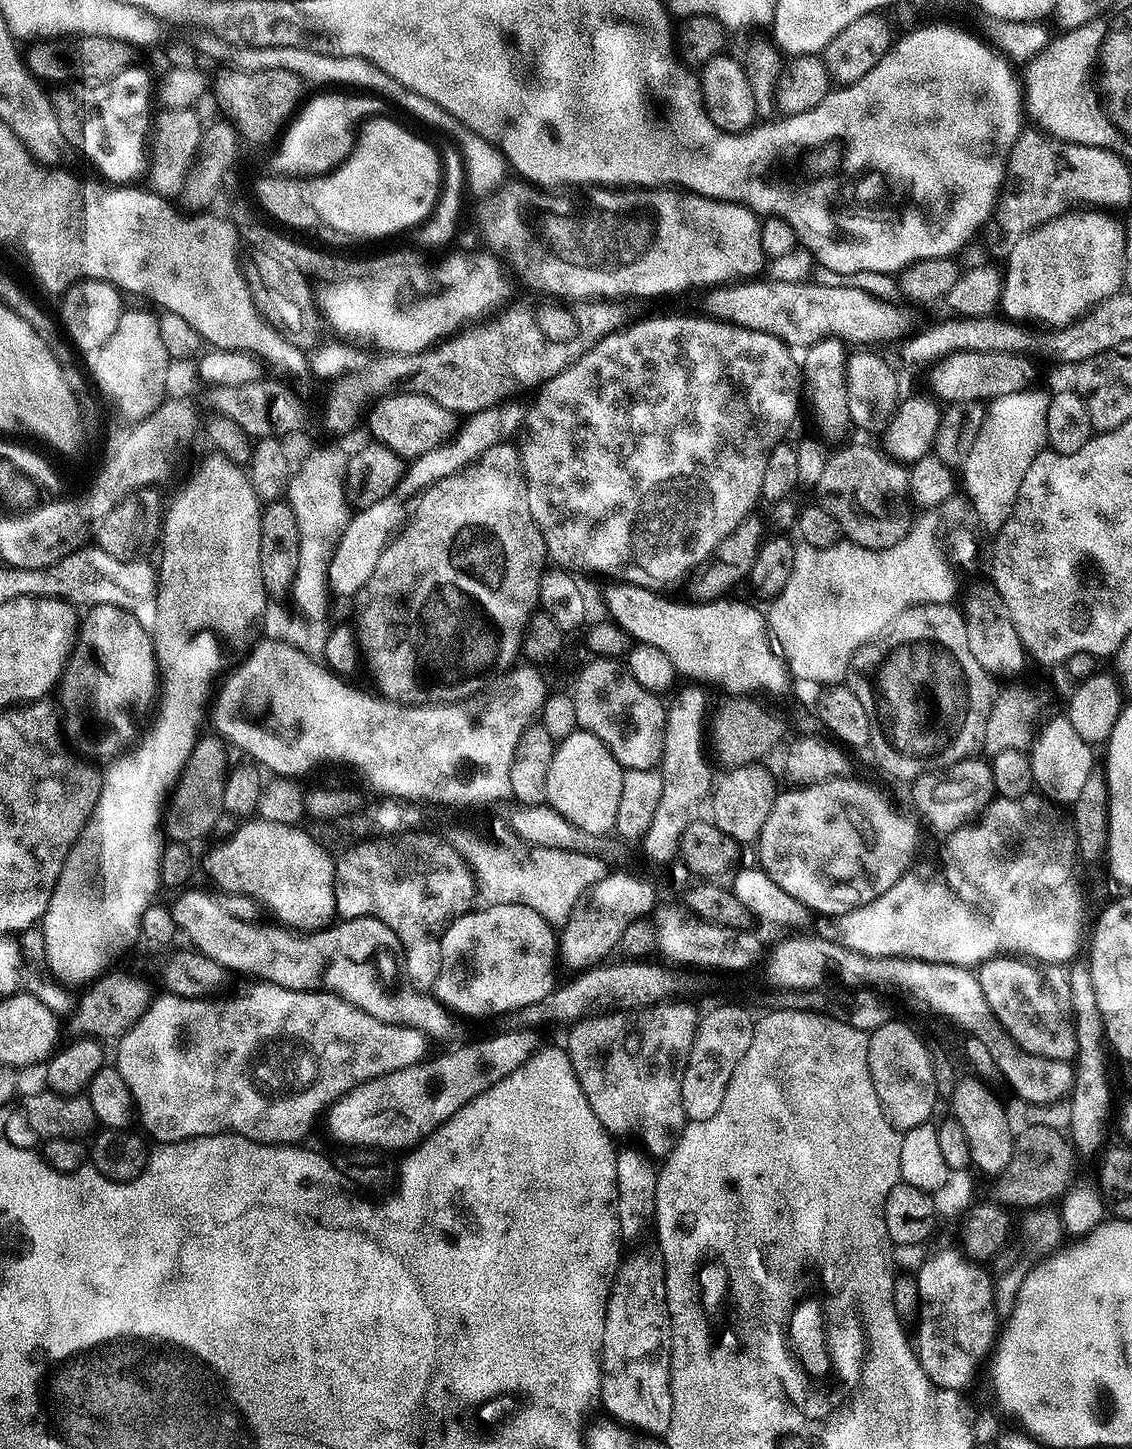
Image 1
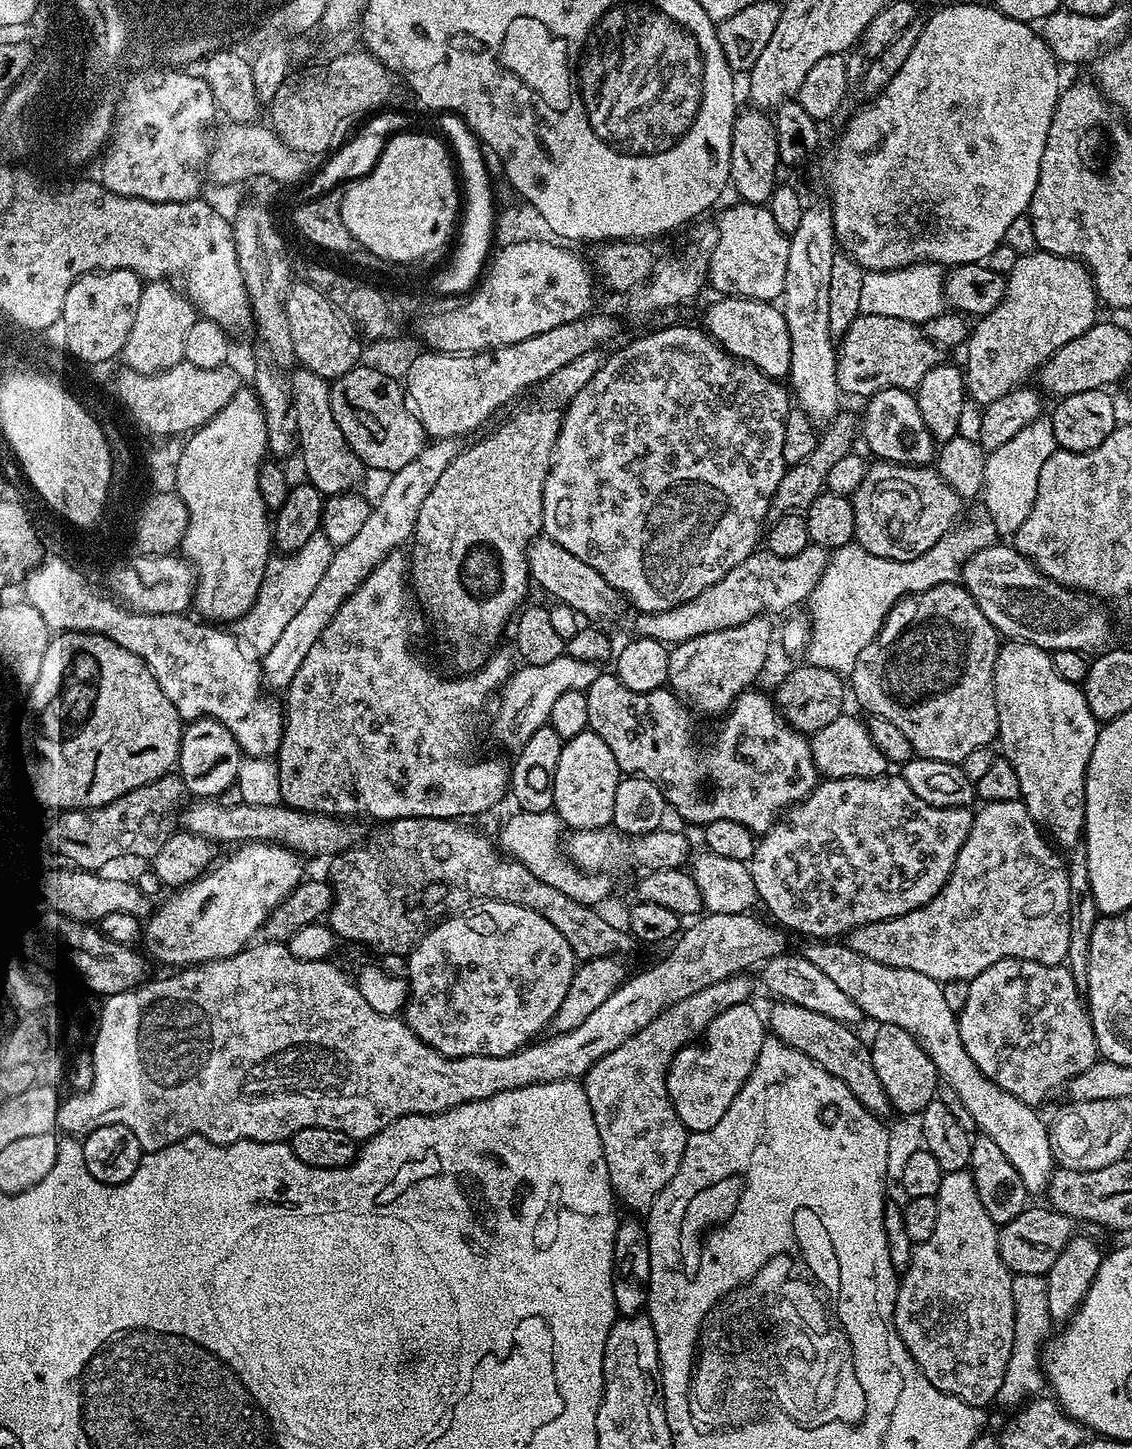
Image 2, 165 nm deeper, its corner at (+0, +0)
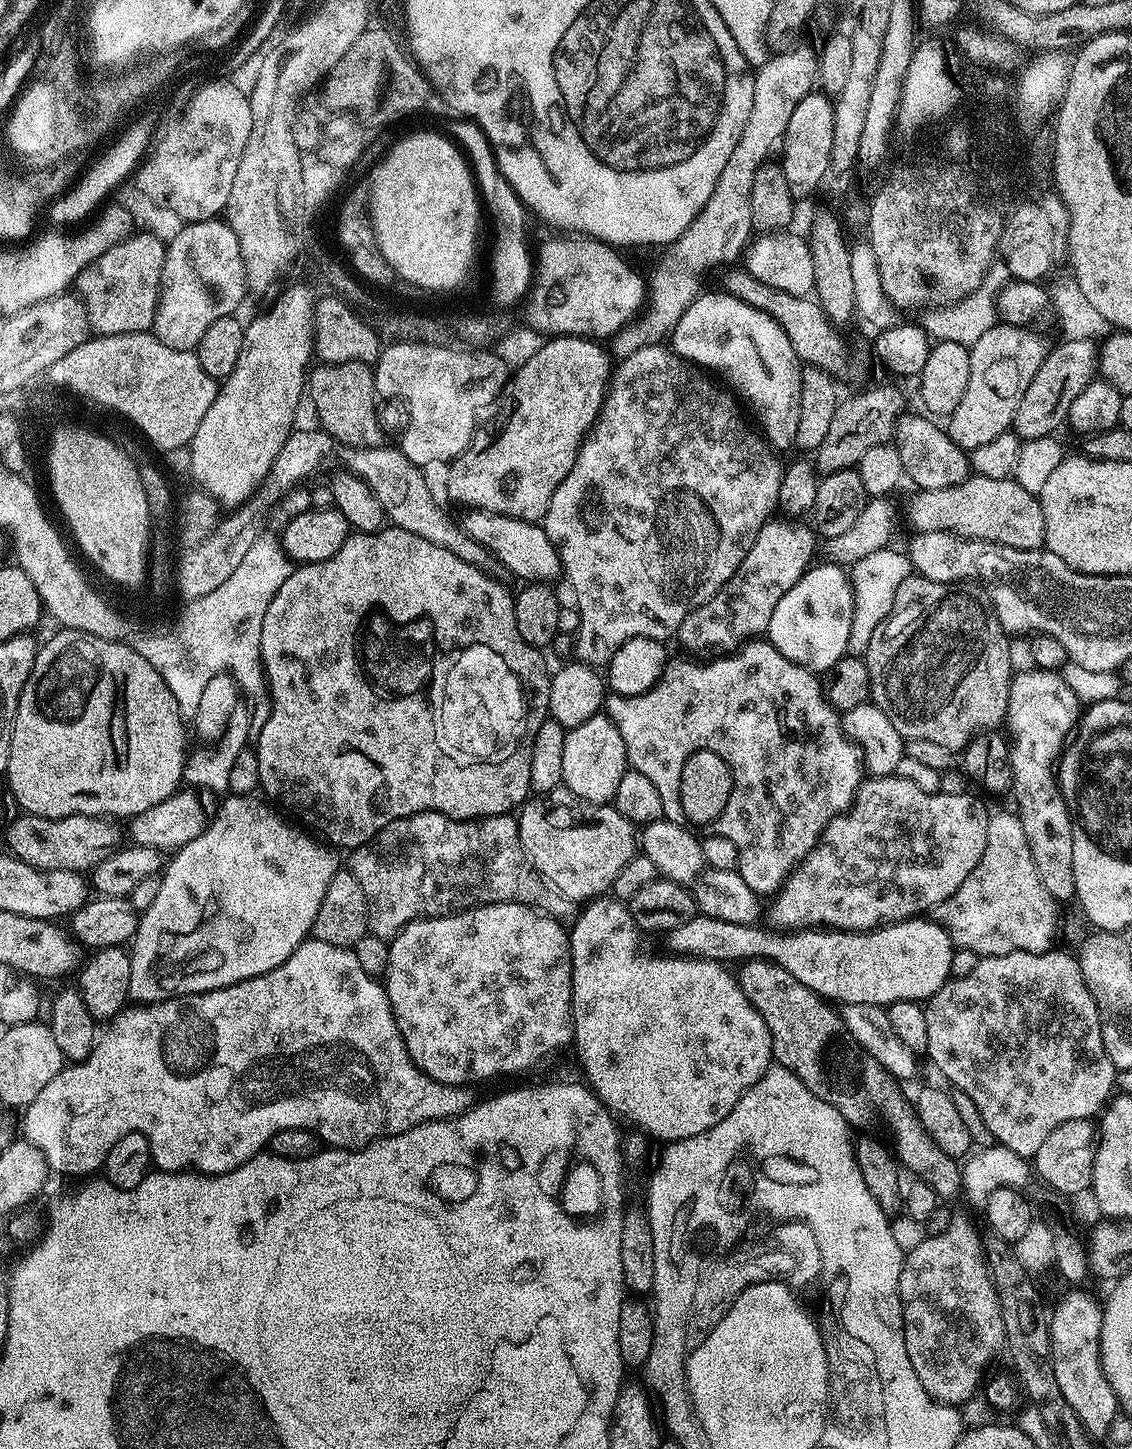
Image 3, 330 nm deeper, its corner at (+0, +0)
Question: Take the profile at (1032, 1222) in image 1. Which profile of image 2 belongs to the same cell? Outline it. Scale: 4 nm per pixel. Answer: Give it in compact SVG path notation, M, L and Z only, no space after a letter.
M1016 1274L1012 1277L1012 1293L1014 1294L1014 1314L1016 1315L1014 1318L1014 1342L1010 1350L1010 1360L1006 1362L1004 1381L998 1390L995 1403L997 1405L1001 1404L1004 1408L1016 1410L1021 1406L1027 1405L1033 1398L1039 1397L1041 1395L1040 1391L1045 1391L1046 1388L1046 1377L1042 1371L1042 1354L1039 1348L1045 1339L1044 1331L1047 1330L1048 1324L1050 1325L1048 1314L1048 1281L1040 1274Z

